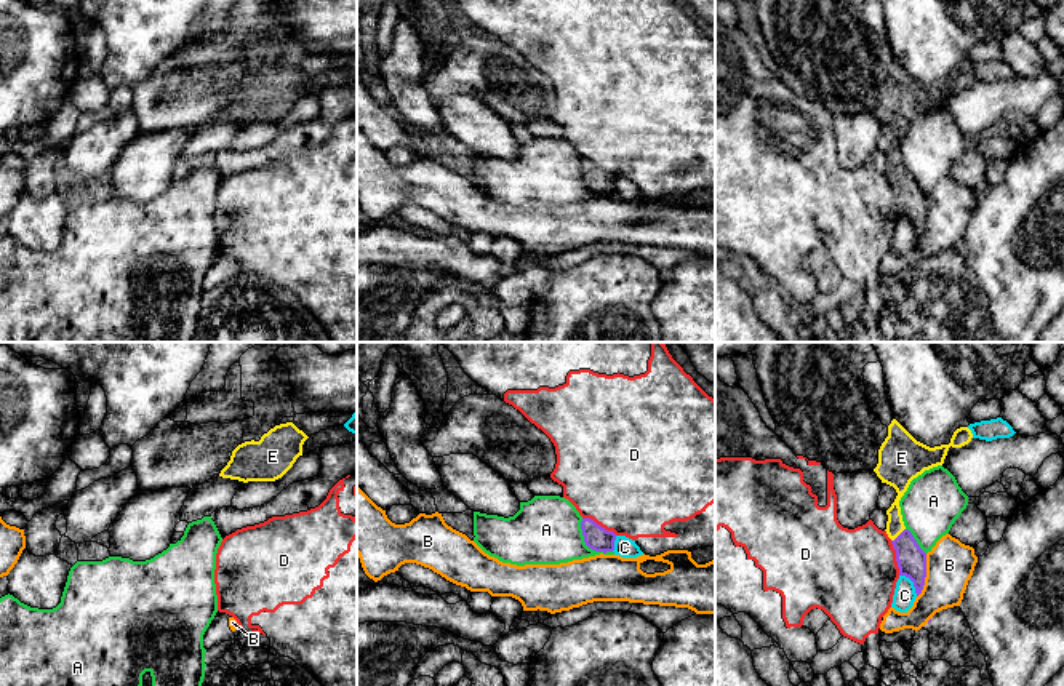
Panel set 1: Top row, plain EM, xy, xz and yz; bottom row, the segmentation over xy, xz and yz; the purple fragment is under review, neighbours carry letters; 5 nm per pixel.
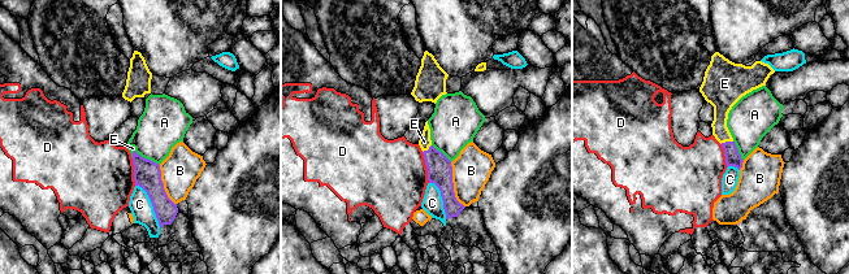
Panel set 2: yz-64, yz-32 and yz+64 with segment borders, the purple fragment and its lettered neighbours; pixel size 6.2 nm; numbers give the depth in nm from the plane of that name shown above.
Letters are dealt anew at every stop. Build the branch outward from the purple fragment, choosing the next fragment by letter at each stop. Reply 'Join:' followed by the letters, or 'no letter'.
Join: E

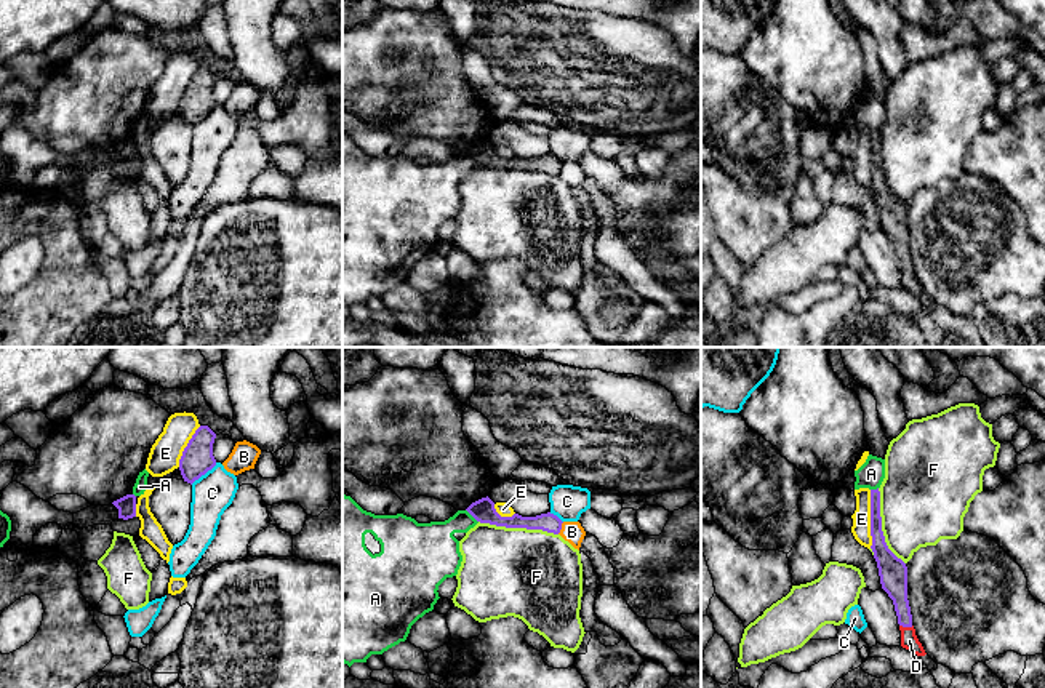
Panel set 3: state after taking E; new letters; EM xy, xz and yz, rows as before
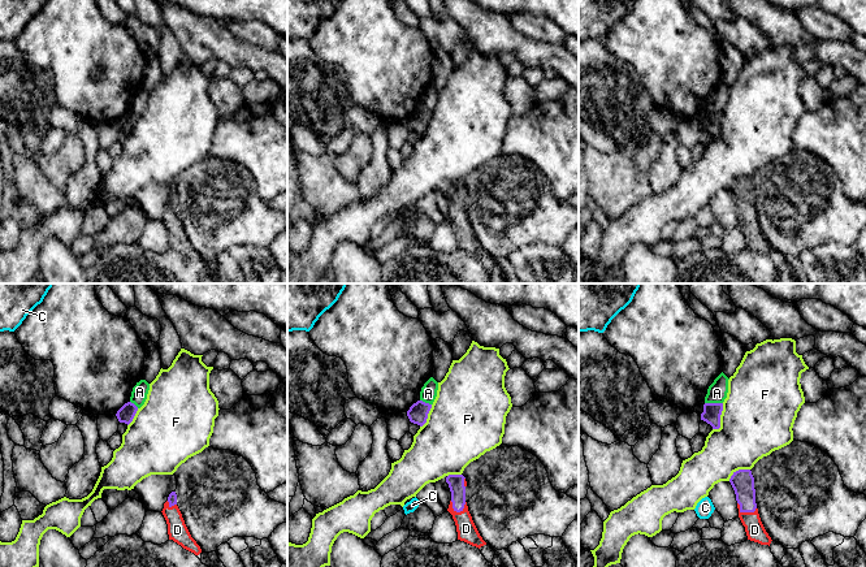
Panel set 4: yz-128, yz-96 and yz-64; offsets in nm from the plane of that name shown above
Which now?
Join: D

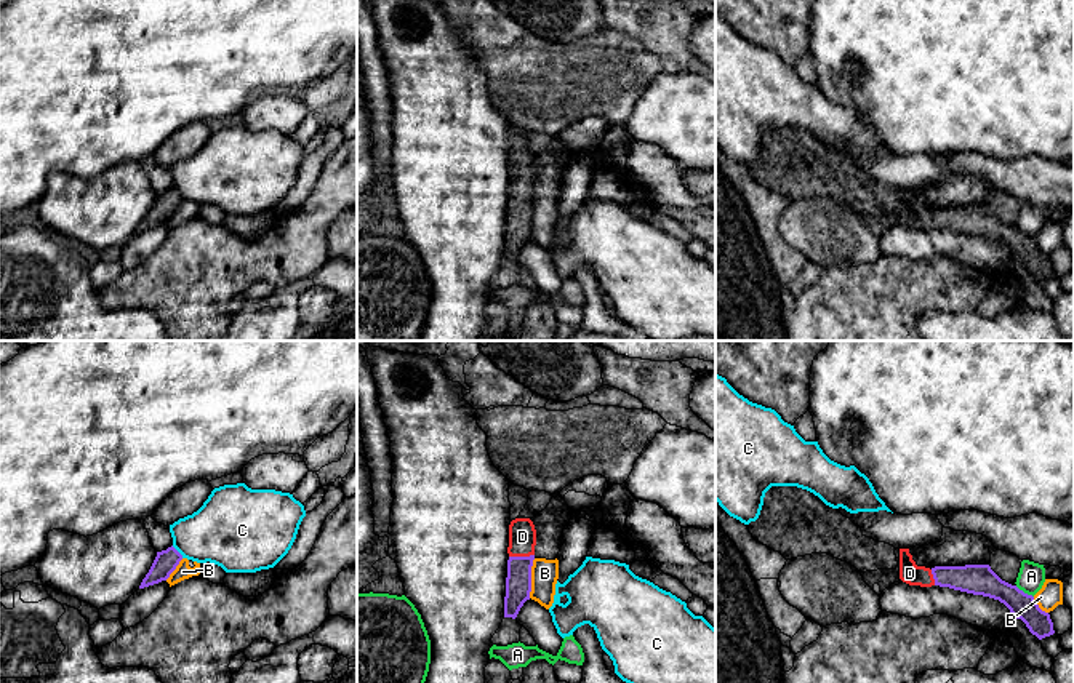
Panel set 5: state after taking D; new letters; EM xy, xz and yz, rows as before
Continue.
Join: D

